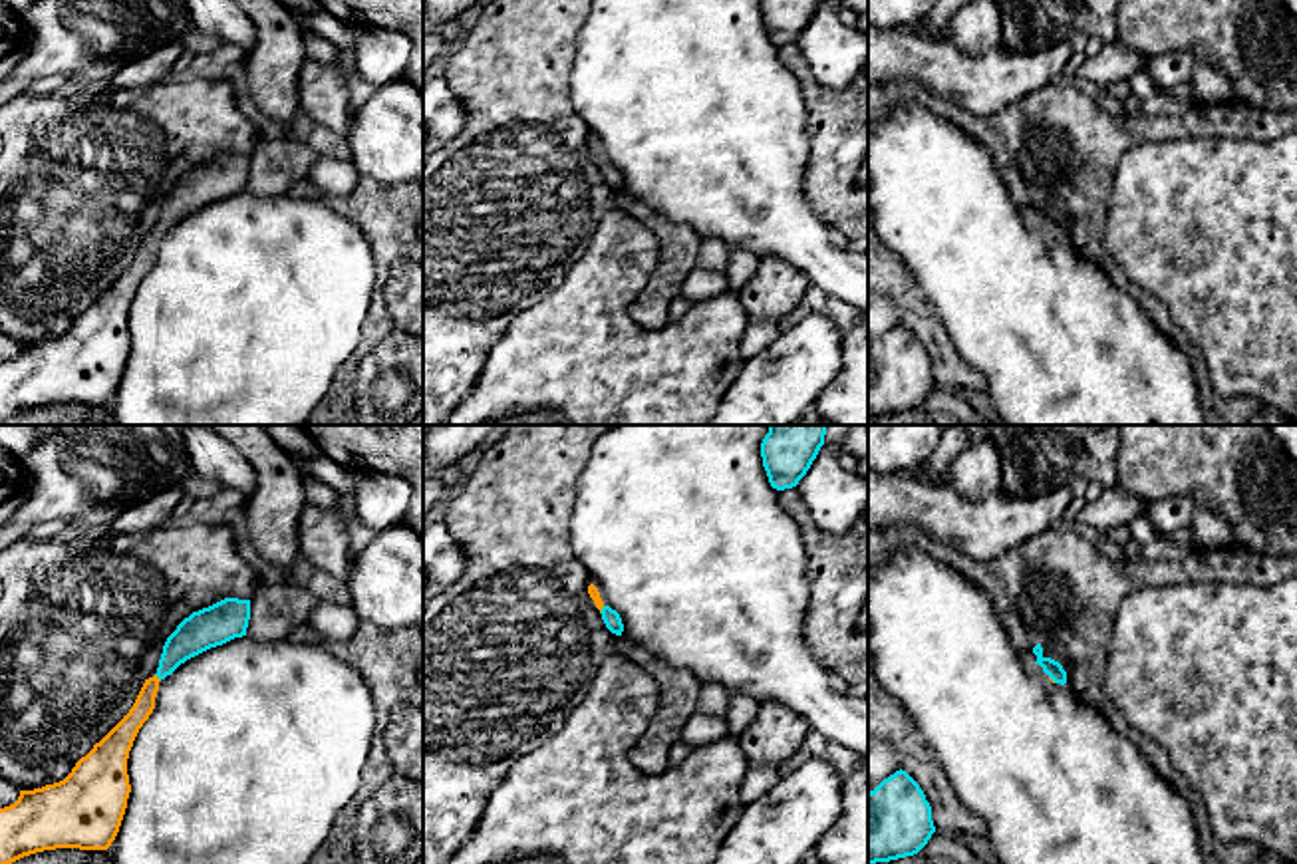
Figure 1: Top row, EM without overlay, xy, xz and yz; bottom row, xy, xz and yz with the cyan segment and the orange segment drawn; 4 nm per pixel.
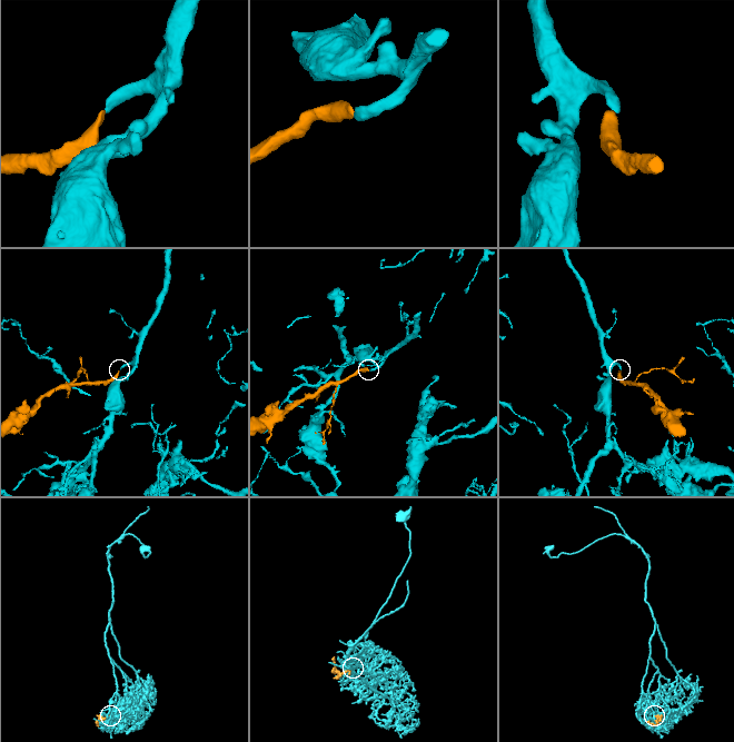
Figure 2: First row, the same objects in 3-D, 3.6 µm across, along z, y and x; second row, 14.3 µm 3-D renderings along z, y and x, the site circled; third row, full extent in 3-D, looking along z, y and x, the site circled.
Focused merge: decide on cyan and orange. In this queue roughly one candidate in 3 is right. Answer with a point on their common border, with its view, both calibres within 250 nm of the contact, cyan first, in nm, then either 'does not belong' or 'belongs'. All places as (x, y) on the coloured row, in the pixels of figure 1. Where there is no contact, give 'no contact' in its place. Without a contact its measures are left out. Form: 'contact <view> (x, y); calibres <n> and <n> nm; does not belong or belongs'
contact xy (157, 676); calibres 160 and 90 nm; belongs

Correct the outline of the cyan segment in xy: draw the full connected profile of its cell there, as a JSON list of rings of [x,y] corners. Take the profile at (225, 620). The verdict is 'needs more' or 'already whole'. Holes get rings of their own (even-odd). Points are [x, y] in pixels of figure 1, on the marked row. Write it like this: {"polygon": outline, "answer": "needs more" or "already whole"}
{"polygon": [[[224,598],[185,618],[167,638],[157,673],[145,679],[129,713],[75,763],[72,773],[60,783],[20,791],[14,804],[0,808],[0,864],[12,864],[24,856],[56,848],[107,850],[119,832],[131,792],[127,775],[129,751],[155,709],[159,681],[187,659],[246,636],[248,620],[250,600],[238,598]]], "answer": "needs more"}

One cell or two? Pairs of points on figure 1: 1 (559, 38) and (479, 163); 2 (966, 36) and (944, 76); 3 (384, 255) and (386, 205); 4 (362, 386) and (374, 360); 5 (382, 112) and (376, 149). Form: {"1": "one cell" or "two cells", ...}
{"1": "one cell", "2": "two cells", "3": "one cell", "4": "one cell", "5": "one cell"}

